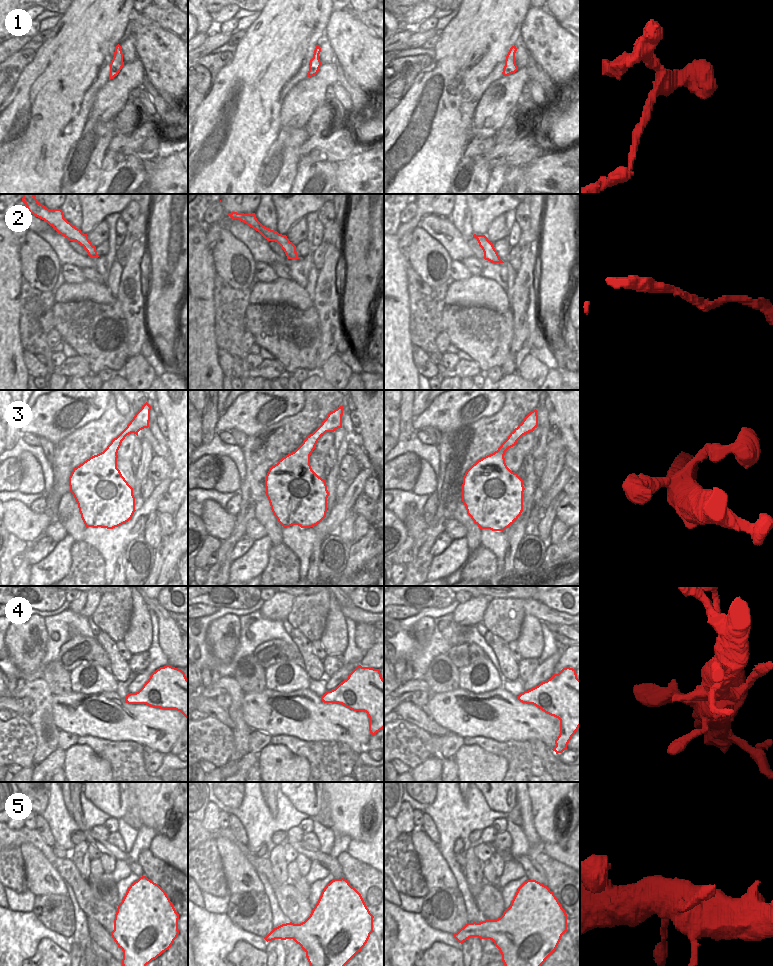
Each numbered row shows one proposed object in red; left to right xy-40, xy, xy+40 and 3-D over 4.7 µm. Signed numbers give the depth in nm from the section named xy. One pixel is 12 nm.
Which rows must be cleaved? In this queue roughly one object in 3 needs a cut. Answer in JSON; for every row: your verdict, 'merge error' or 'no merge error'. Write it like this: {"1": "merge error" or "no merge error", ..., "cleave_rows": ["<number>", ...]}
{"1": "no merge error", "2": "no merge error", "3": "no merge error", "4": "no merge error", "5": "no merge error", "cleave_rows": []}

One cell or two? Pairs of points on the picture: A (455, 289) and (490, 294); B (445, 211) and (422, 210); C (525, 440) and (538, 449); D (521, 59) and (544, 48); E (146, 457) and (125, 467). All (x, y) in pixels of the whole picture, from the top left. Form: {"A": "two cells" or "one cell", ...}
{"A": "one cell", "B": "one cell", "C": "two cells", "D": "two cells", "E": "two cells"}

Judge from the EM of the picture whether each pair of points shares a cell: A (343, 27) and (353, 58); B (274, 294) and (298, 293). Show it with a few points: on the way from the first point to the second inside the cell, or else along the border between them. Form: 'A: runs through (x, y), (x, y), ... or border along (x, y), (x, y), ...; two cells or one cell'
A: runs through (347, 35), (353, 43), (353, 50); one cell
B: runs through (280, 293), (292, 293); one cell

